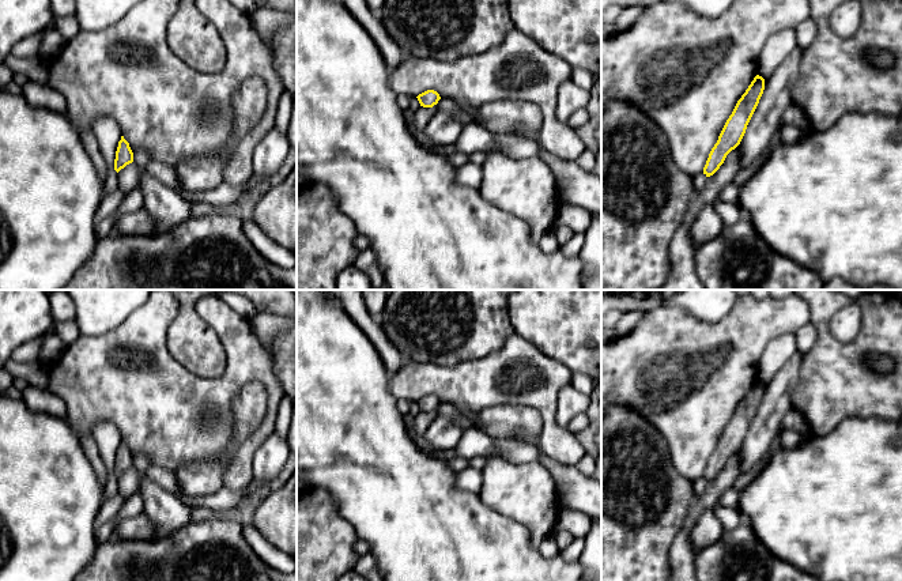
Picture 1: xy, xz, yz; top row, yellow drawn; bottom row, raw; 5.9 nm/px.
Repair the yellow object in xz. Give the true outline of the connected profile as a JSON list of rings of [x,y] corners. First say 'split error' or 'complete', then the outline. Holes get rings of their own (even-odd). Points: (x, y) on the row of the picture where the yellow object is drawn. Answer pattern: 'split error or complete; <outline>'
complete; [[[427,90],[422,94],[419,94],[416,98],[418,98],[420,106],[423,106],[423,107],[433,107],[441,99],[439,94],[434,90]]]

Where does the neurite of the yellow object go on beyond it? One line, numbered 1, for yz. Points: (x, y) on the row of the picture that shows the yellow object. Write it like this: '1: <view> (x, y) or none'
1: none

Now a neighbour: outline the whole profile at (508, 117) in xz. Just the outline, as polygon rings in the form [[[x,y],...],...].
[[[492,101],[478,107],[479,124],[495,136],[518,136],[524,131],[537,133],[541,112],[528,101]]]

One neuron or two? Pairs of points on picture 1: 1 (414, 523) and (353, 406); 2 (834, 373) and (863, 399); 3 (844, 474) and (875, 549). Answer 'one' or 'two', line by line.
1: one
2: one
3: one

